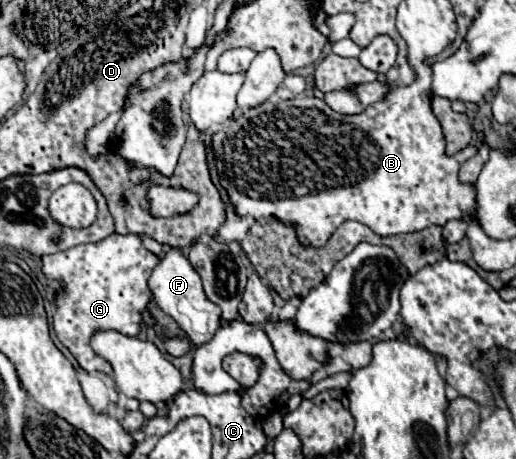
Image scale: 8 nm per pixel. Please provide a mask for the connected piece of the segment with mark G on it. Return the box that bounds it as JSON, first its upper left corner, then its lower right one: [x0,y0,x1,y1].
[43,234,159,374]

